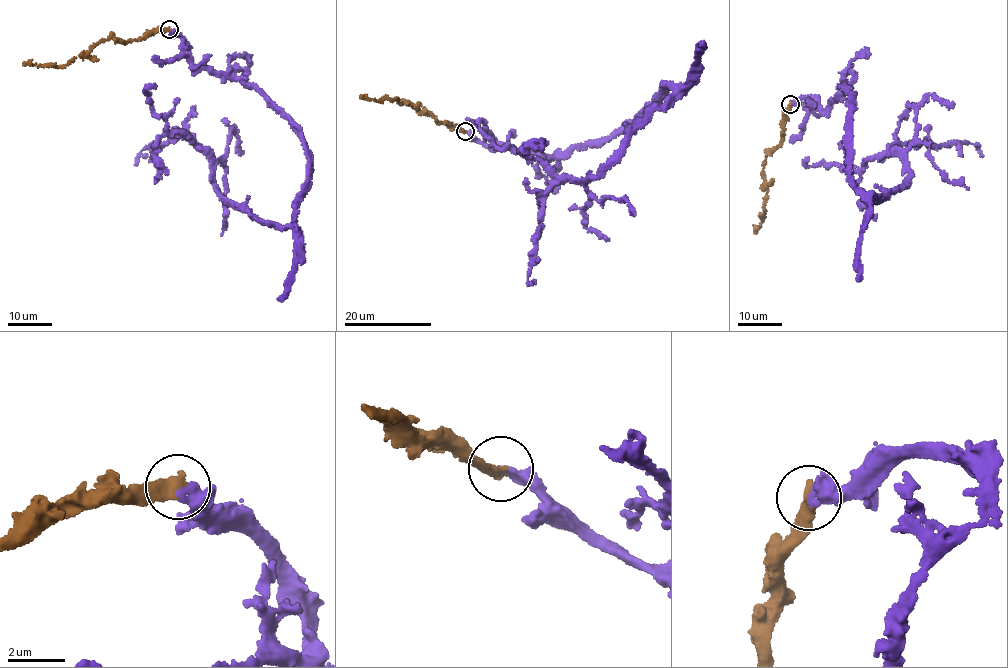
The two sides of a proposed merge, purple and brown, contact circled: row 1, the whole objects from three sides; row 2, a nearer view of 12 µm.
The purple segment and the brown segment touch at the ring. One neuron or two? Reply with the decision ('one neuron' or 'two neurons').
one neuron

